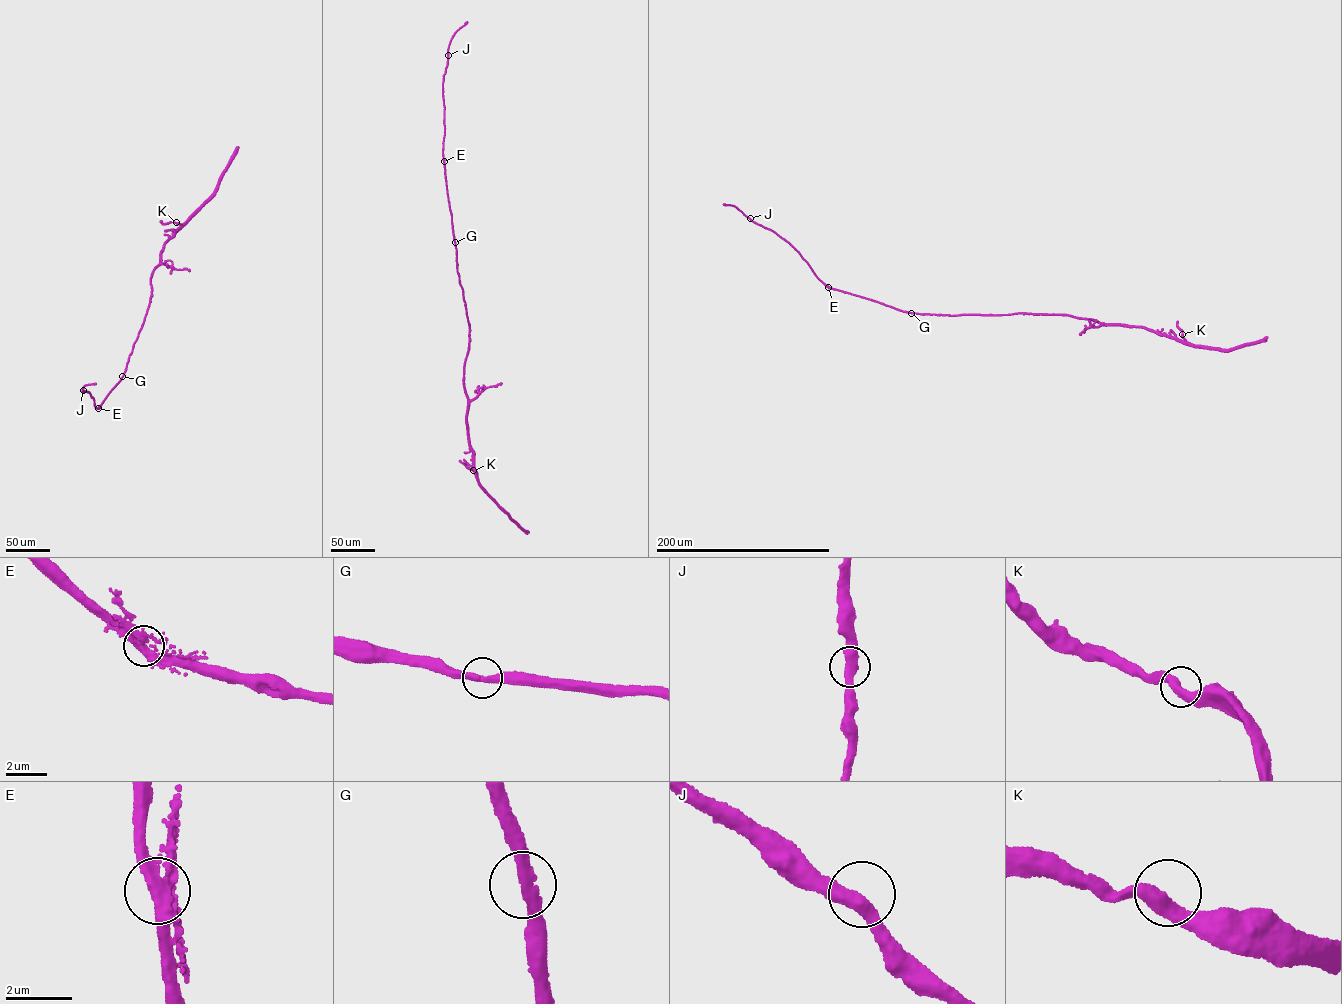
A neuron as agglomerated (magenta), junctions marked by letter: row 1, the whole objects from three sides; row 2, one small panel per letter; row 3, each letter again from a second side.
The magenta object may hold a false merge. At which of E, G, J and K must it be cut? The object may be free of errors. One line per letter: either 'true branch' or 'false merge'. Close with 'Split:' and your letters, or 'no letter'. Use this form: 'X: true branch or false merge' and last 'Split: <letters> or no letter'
E: true branch
G: true branch
J: true branch
K: true branch
Split: no letter

